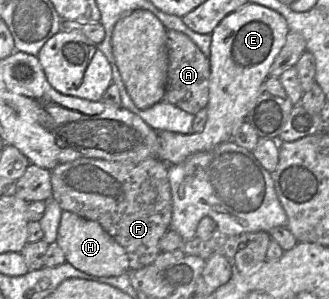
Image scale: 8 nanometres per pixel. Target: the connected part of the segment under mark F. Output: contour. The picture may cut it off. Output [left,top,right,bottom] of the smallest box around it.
[51,158,172,270]

